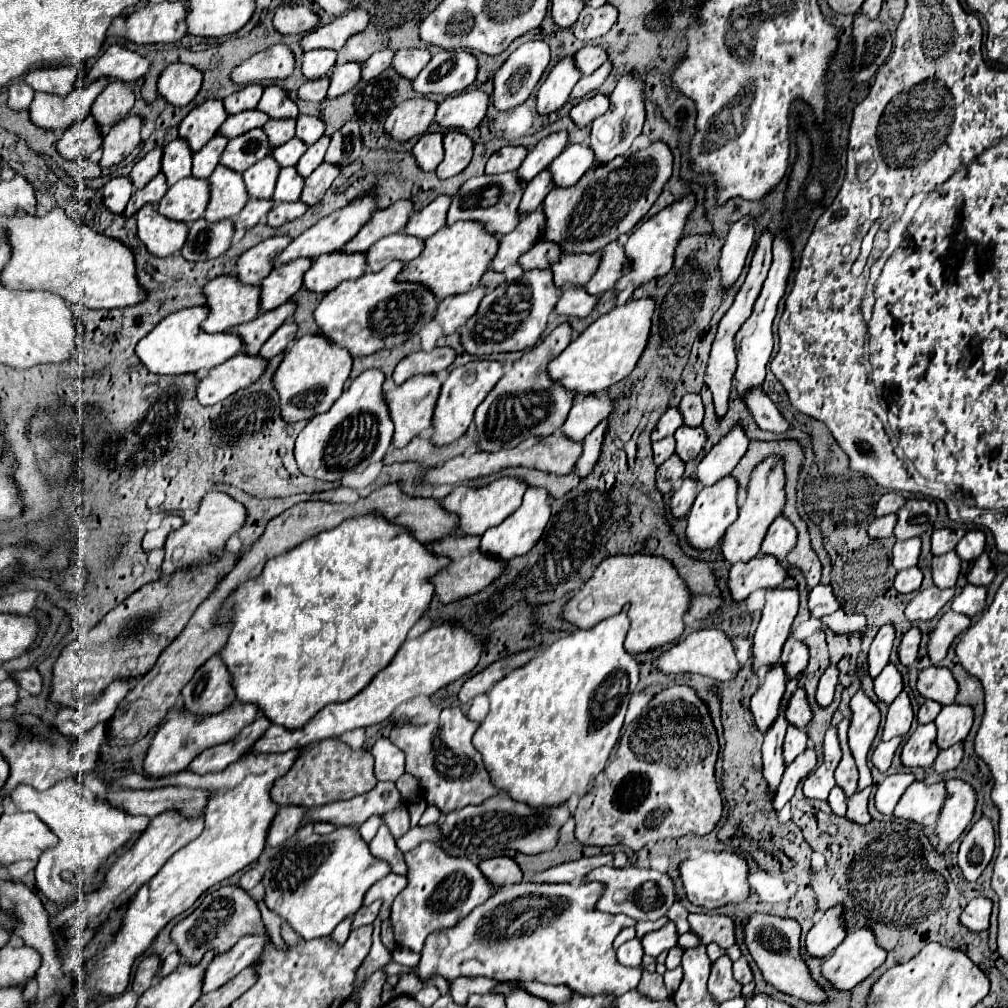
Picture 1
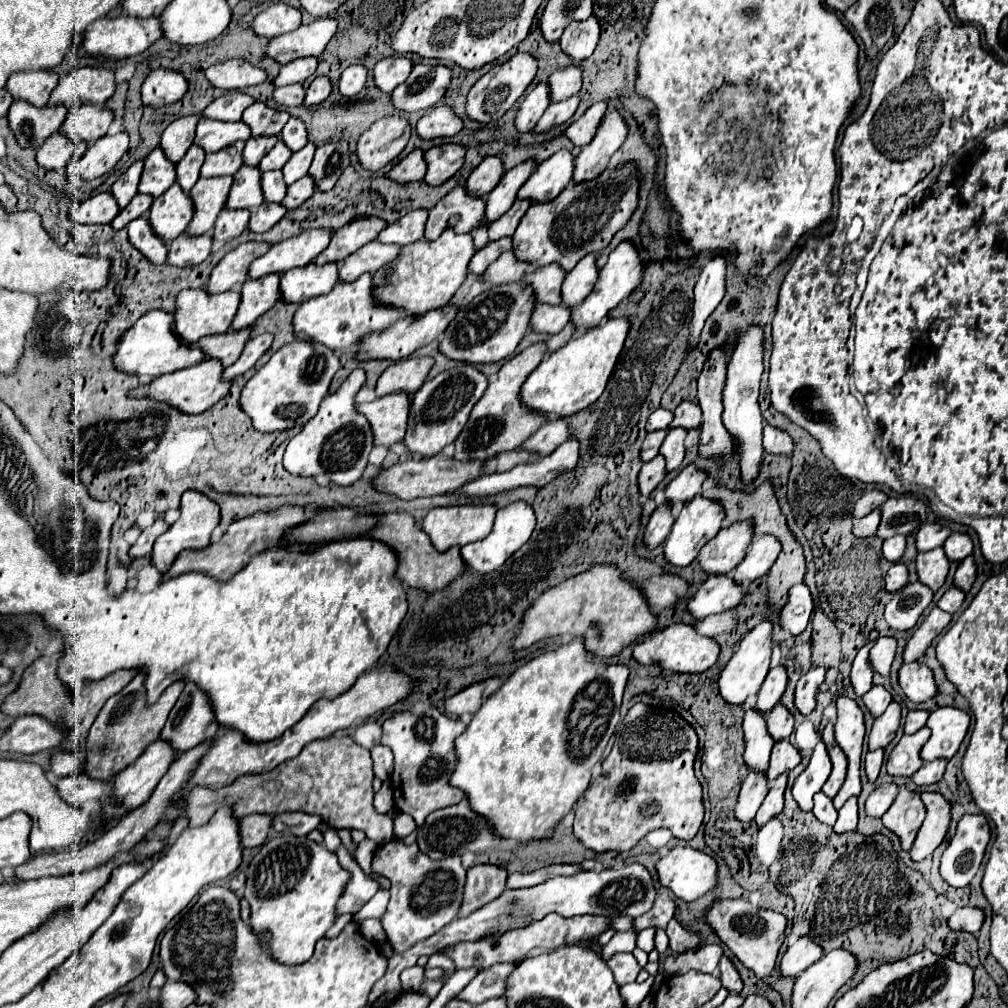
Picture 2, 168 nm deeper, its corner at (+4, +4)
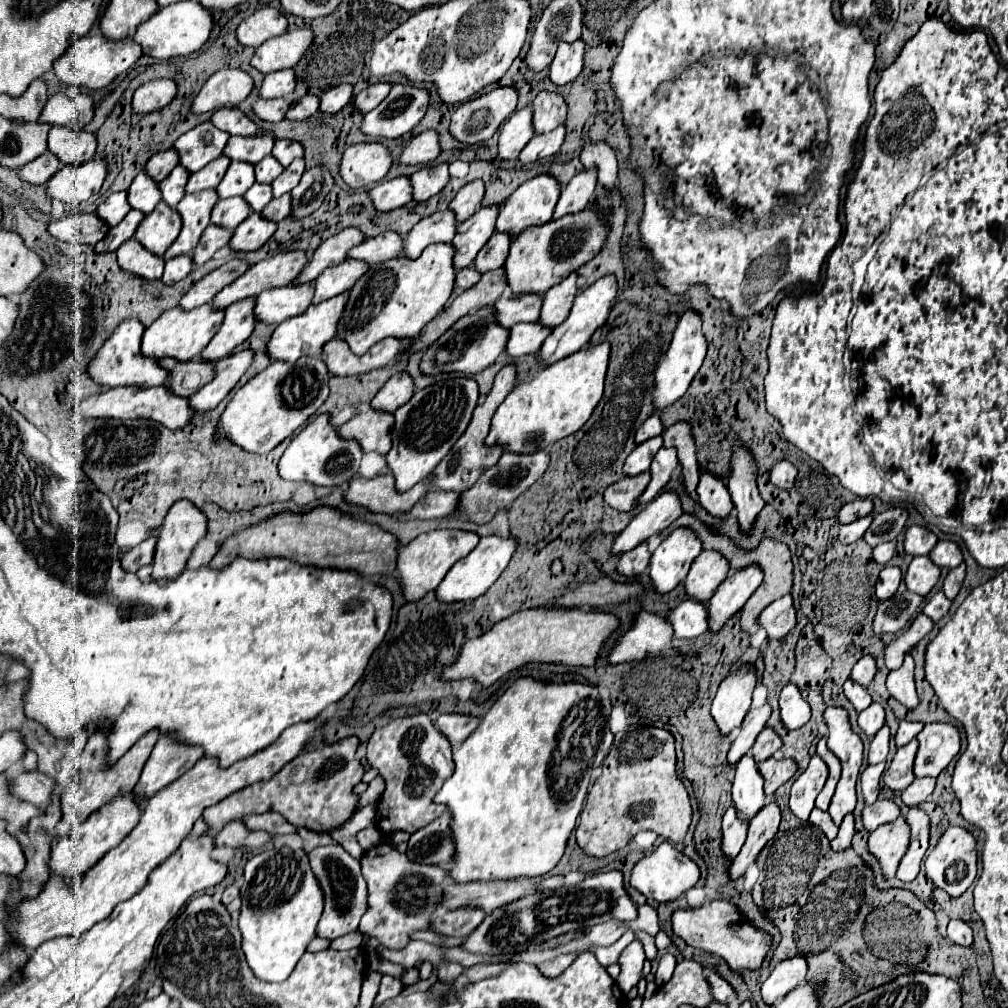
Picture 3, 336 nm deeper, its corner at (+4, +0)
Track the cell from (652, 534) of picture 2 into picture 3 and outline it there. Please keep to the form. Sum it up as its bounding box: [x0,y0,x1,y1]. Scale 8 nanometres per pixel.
[617,542,651,580]

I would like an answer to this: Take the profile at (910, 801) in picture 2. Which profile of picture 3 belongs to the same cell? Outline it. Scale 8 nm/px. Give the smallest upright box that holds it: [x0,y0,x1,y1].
[867,816,909,880]

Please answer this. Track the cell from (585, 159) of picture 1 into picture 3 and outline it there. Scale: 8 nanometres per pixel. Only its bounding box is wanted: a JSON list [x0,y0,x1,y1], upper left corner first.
[495,174,559,240]

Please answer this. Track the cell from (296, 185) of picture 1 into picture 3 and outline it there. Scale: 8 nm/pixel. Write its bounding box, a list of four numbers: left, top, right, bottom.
[243,182,271,212]

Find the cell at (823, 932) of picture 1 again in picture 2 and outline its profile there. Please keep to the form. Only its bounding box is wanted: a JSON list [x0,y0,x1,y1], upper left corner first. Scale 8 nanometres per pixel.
[781,934,823,976]

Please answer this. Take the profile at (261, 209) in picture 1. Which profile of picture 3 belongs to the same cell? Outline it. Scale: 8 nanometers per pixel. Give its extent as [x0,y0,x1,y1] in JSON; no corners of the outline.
[193,224,233,266]

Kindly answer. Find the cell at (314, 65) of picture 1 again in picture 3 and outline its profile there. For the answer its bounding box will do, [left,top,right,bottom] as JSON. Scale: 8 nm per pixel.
[259,70,295,98]

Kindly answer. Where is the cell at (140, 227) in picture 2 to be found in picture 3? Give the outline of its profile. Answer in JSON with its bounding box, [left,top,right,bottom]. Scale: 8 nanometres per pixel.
[117,238,163,280]

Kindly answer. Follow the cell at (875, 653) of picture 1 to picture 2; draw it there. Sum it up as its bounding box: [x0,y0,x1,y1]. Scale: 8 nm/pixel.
[851,640,877,696]

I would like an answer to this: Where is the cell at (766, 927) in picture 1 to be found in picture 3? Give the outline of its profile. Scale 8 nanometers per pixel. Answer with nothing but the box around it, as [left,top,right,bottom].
[671,900,771,970]

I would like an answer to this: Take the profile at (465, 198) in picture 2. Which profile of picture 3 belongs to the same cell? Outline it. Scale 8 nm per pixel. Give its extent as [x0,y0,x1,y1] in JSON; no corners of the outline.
[399,210,457,258]

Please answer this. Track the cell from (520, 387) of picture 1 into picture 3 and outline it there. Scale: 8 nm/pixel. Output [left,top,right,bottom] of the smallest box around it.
[433,366,515,492]

